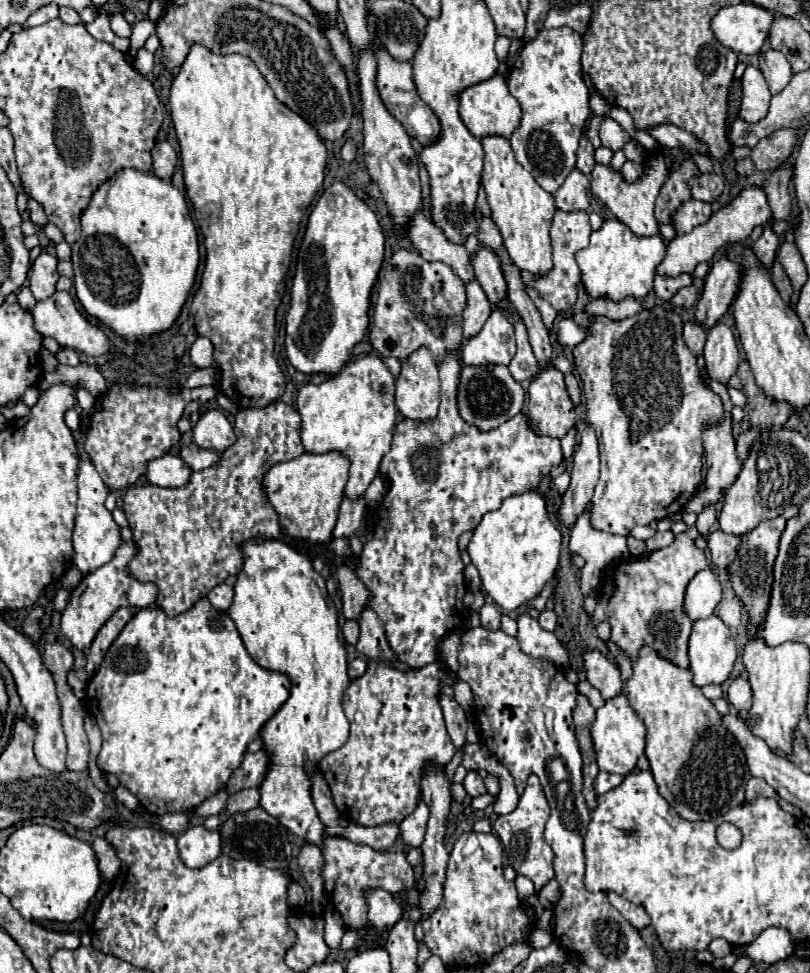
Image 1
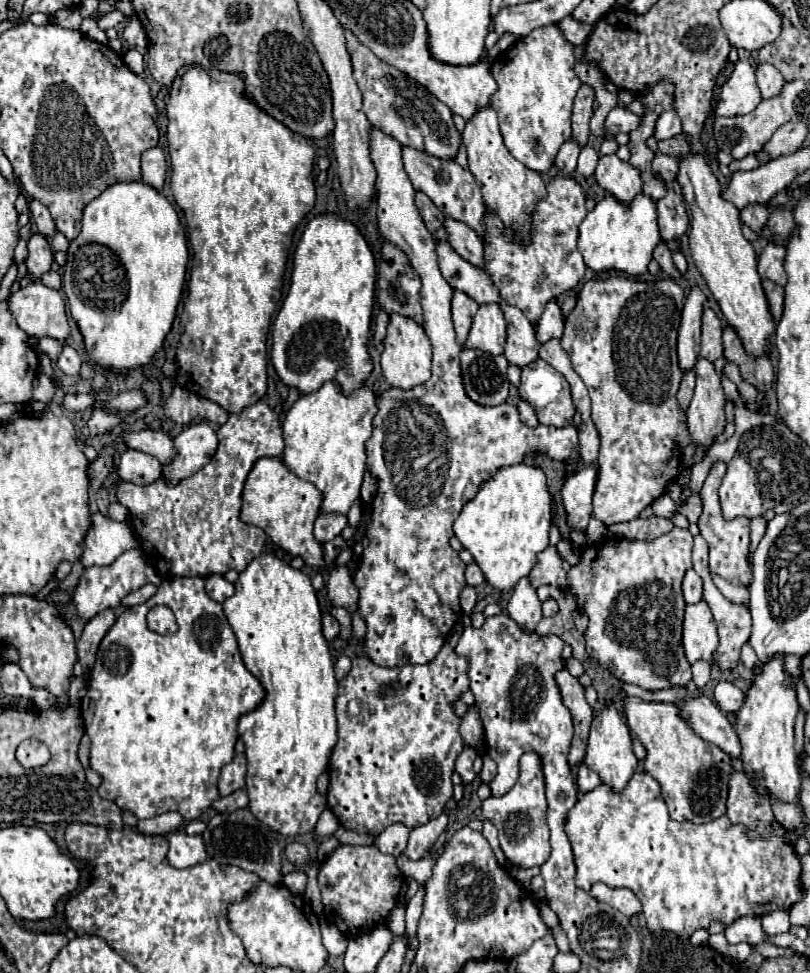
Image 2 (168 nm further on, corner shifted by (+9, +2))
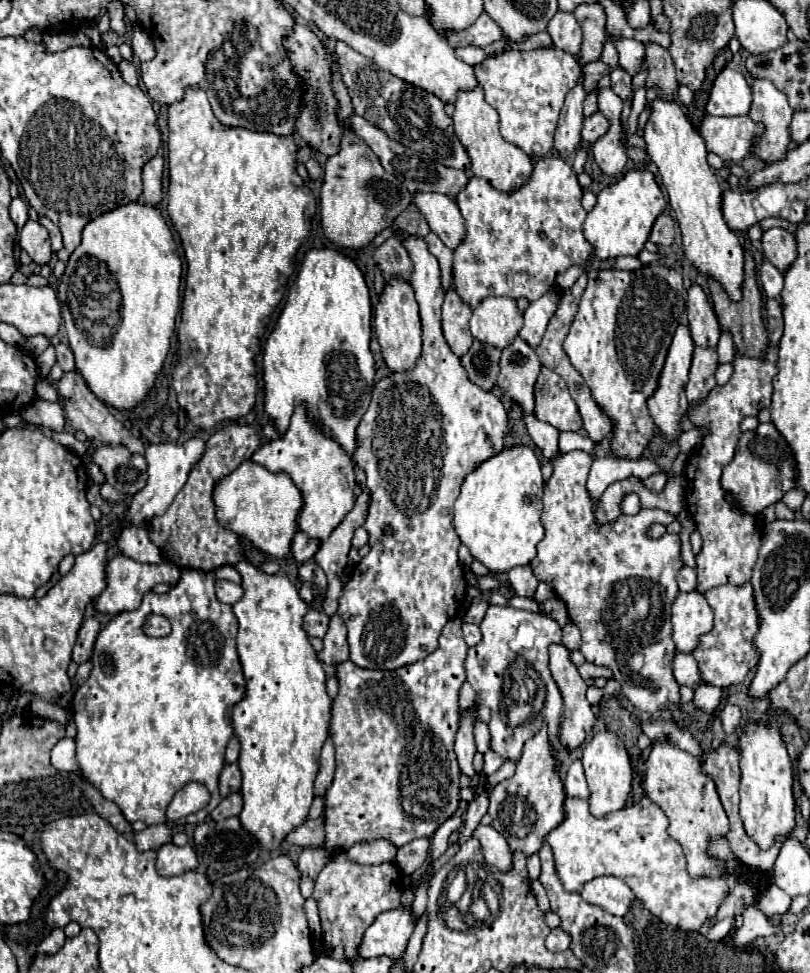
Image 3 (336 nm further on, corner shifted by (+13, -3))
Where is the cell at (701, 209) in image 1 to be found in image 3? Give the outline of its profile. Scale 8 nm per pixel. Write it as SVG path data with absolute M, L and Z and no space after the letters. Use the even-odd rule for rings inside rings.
M663 212L653 224L649 240L657 246L671 246L673 238L675 238L675 222L669 216L669 212Z

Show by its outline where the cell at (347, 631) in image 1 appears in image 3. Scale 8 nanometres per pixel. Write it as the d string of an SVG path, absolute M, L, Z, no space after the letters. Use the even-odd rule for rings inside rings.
M311 608L305 616L305 630L309 636L317 636L317 638L325 638L327 634L327 626L329 626L329 616L323 610L315 610Z

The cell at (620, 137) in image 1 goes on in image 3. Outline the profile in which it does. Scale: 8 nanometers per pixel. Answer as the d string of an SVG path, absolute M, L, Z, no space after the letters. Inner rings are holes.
M581 4L577 6L577 10L573 12L583 28L583 42L581 42L581 50L579 50L579 64L587 66L591 62L597 62L601 58L603 52L603 44L607 40L605 34L605 10L601 4Z

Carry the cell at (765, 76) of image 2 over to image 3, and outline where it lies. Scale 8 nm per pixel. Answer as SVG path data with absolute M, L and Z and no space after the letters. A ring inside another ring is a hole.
M755 78L749 116L755 122L765 124L765 134L753 144L753 156L767 164L781 160L789 146L789 124L793 116L793 108L789 106L787 96L769 80Z

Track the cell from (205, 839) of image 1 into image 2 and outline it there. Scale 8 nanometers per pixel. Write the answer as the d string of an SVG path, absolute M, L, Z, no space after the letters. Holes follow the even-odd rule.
M175 831L167 837L167 841L169 841L167 861L177 869L193 867L193 865L203 863L207 859L201 835L191 837L185 831Z

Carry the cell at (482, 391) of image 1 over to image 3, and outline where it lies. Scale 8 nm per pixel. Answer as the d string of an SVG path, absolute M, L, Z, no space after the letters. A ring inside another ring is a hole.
M475 340L473 346L467 350L467 354L461 358L461 364L475 386L483 388L485 392L491 392L497 386L499 356L501 350Z

